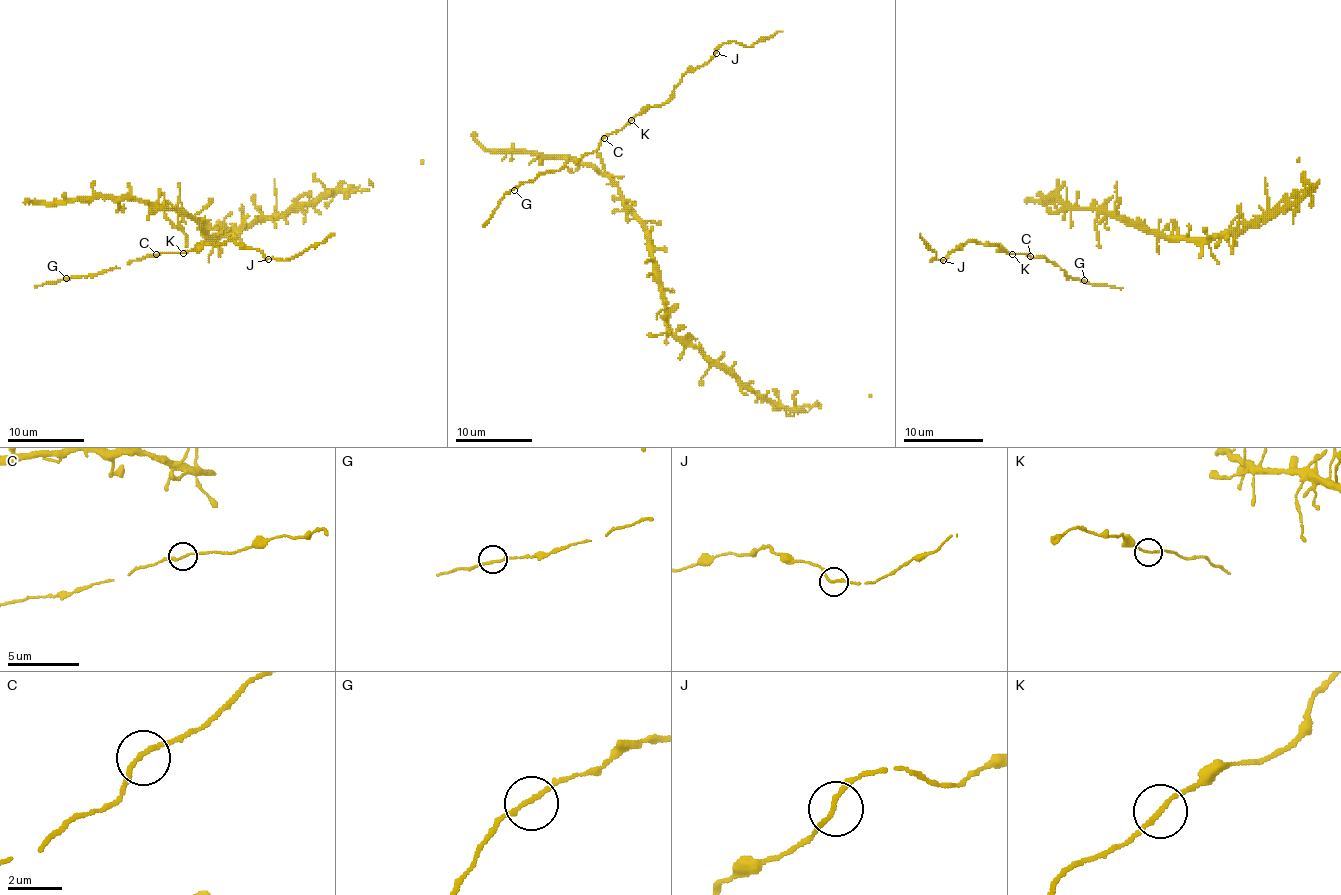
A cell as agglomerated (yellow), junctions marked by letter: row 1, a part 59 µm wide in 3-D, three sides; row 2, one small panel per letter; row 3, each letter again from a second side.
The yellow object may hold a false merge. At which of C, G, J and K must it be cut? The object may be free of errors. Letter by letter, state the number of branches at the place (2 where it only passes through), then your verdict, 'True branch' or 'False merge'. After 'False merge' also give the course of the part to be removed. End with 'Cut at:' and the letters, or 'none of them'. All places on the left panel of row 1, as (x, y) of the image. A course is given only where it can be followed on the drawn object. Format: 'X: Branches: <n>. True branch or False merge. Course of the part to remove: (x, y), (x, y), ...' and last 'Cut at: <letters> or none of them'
C: Branches: 2. True branch
G: Branches: 2. True branch
J: Branches: 2. True branch
K: Branches: 2. True branch
Cut at: none of them

